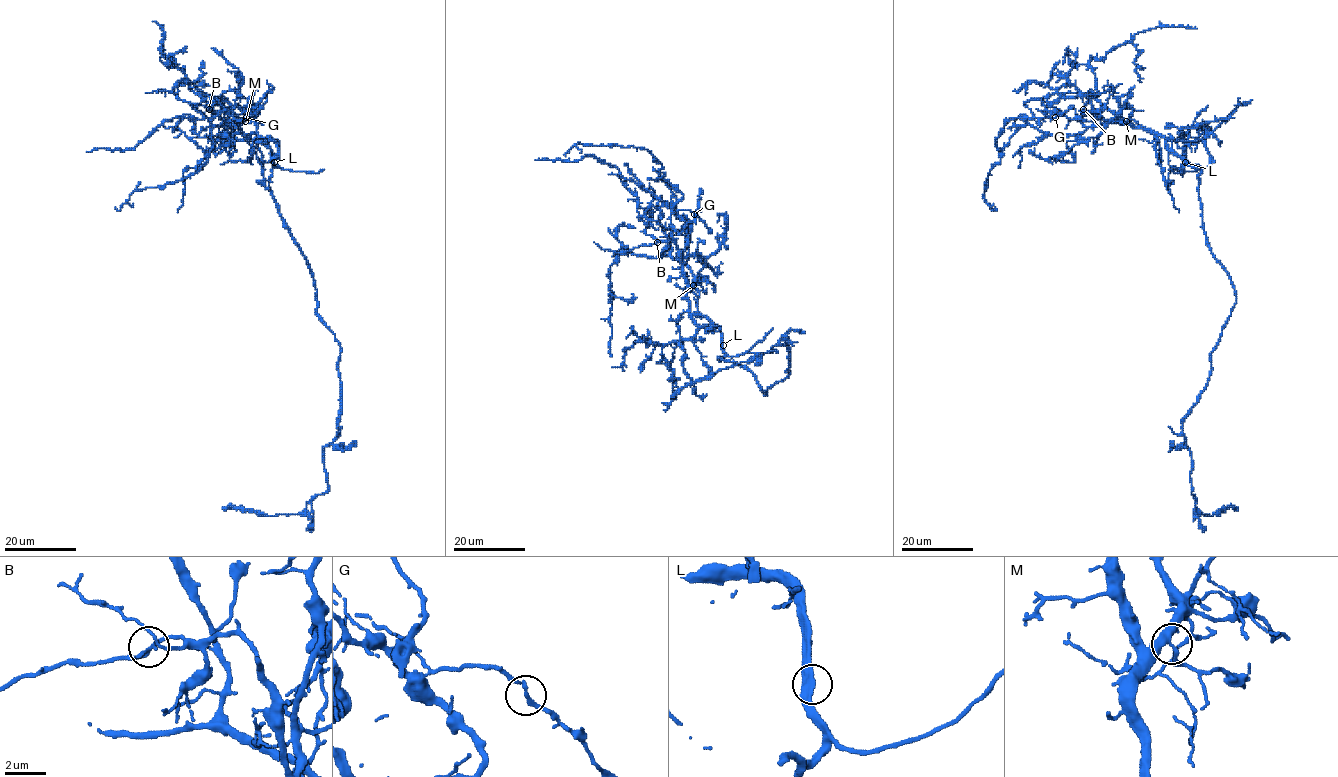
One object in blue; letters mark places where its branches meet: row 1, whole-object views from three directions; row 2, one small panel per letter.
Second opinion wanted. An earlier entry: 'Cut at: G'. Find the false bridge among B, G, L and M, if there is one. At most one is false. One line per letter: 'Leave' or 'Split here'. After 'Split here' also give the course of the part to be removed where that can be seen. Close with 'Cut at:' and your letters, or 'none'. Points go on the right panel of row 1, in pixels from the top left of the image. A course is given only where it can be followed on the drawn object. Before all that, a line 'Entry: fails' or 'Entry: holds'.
Entry: fails
B: Leave
G: Leave
L: Leave
M: Leave
Cut at: none

